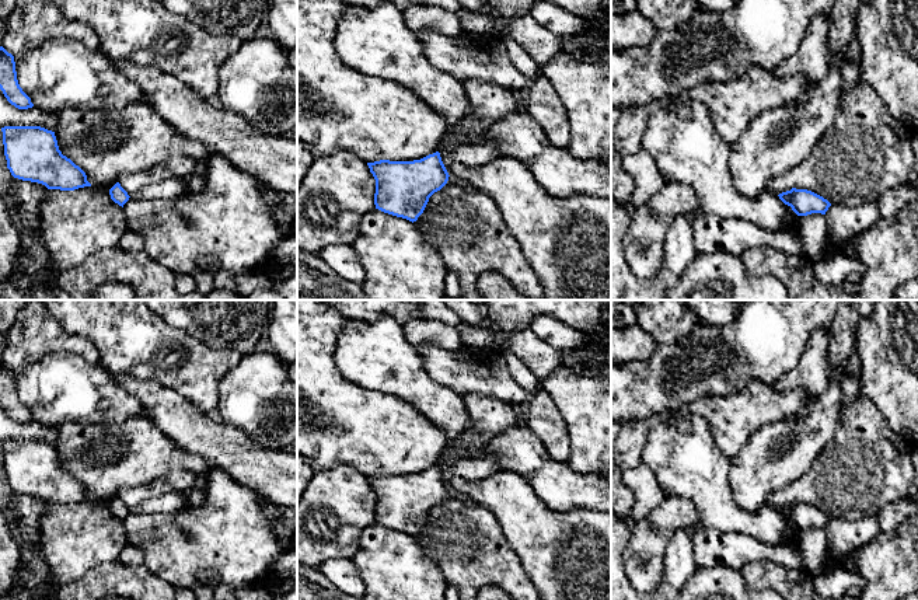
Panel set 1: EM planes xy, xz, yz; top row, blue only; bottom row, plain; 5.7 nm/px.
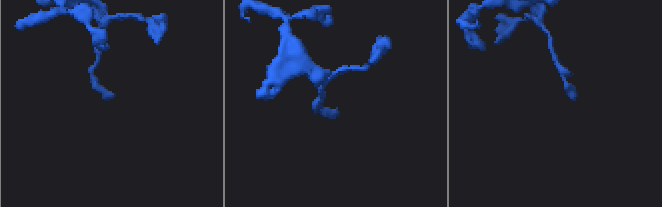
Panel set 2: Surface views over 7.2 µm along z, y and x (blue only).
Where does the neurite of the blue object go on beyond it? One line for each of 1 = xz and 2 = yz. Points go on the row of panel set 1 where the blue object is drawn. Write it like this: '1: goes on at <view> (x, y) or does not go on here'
1: does not go on here
2: does not go on here

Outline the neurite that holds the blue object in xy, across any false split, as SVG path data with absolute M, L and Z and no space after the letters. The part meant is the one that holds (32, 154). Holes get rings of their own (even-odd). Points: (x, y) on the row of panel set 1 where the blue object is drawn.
M4 126L1 132L7 168L14 178L60 191L91 186L85 172L62 154L55 132L41 126Z

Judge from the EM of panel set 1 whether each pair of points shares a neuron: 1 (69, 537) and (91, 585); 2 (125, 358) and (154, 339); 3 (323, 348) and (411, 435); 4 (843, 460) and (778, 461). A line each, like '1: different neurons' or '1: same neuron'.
1: different neurons
2: same neuron
3: same neuron
4: different neurons

